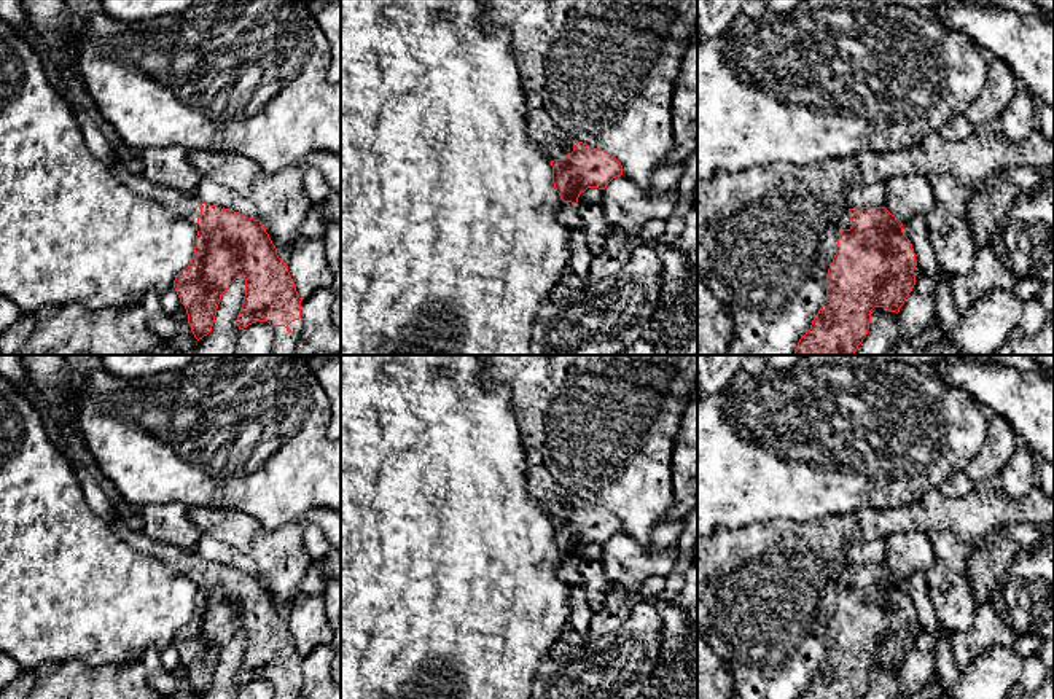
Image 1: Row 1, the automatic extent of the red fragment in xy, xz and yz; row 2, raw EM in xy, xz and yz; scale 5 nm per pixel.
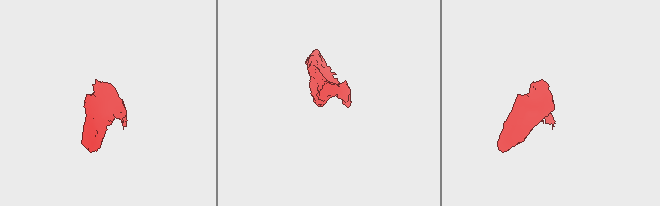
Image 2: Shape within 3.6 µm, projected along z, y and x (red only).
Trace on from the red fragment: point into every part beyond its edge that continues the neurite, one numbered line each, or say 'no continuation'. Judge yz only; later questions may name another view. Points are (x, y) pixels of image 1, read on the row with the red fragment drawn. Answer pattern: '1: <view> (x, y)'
1: yz (844, 223)

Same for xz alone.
1: xz (540, 128)

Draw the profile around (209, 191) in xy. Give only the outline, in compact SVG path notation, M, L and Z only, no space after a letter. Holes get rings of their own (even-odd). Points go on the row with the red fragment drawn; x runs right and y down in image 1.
M201 178L191 194L205 204L229 209L248 218L260 220L258 209L250 199L245 199L234 189L210 178Z

